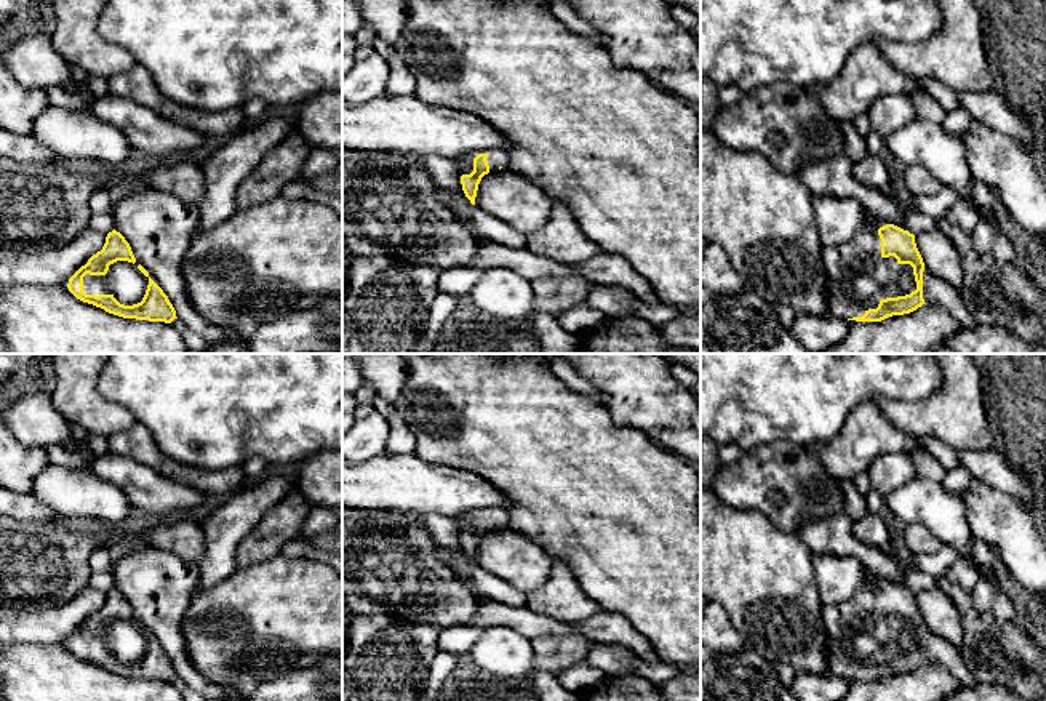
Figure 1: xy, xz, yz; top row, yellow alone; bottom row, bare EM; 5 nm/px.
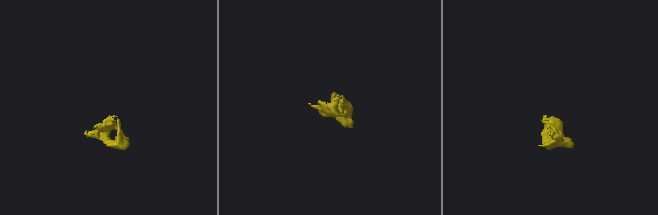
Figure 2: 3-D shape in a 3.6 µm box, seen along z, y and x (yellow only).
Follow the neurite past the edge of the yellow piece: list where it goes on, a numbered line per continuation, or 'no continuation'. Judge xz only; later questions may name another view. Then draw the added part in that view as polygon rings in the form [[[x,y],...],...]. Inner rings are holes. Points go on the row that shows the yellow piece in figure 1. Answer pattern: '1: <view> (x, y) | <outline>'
1: xz (466, 164) | [[[467,154],[461,158],[457,158],[457,163],[459,163],[459,173],[461,176],[462,174],[470,174],[473,171],[473,158],[477,157],[478,154]]]

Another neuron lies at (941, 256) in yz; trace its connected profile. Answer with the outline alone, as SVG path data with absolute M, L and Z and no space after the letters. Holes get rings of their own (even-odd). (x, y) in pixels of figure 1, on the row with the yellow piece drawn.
M932 230L915 235L916 248L926 270L955 288L963 285L963 261L955 243L942 232Z

